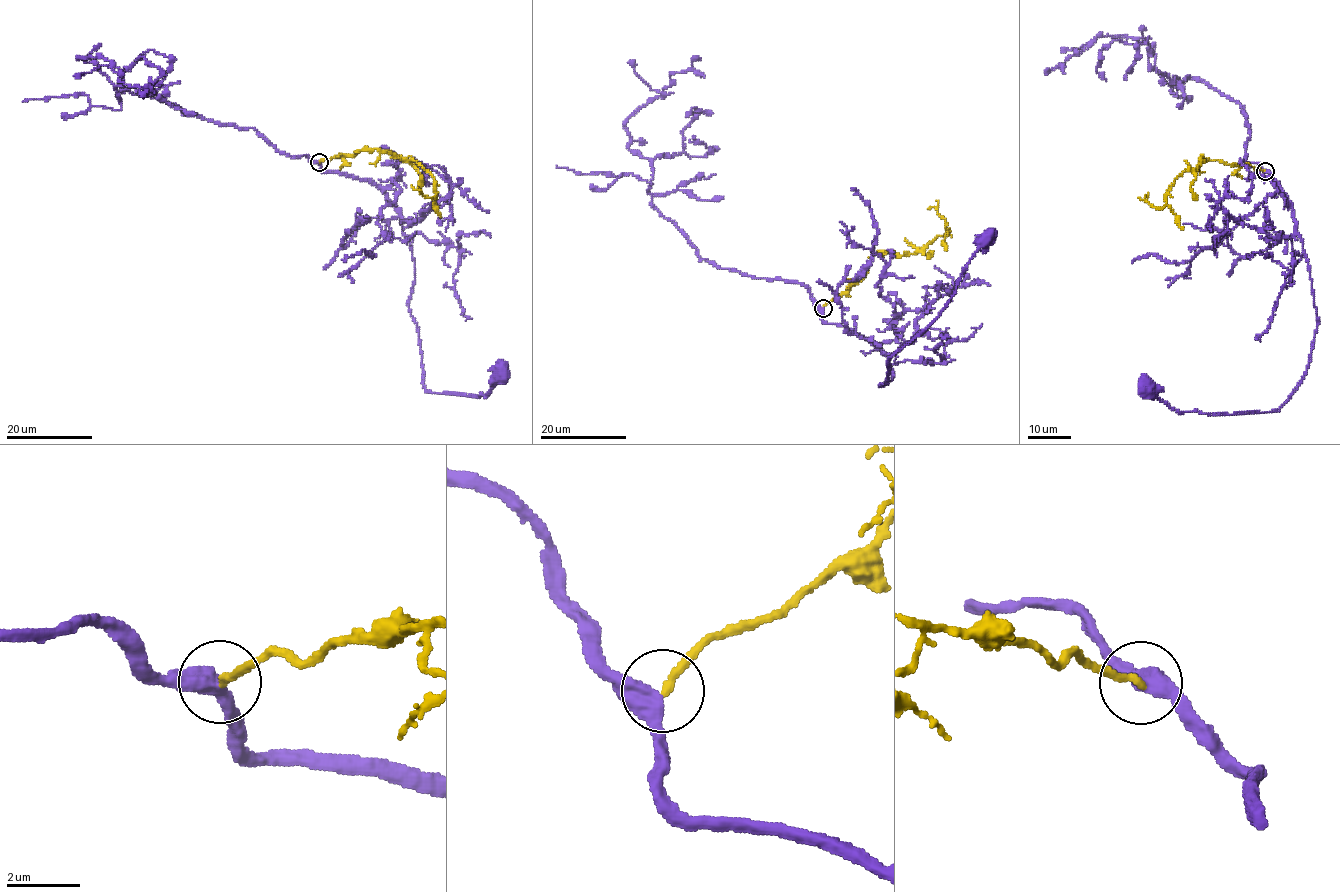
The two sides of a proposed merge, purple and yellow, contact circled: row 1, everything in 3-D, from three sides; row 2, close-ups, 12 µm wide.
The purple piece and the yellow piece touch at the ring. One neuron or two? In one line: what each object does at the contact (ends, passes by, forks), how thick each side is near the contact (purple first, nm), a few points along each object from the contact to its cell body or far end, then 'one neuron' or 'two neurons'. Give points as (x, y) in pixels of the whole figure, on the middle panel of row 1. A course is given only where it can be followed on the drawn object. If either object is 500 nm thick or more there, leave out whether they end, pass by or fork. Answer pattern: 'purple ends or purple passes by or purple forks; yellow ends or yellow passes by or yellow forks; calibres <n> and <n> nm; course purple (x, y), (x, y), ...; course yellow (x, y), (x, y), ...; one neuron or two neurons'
purple passes by; yellow ends; calibres 480 and 200 nm; course purple (823, 308), (824, 321), (871, 340), (888, 357), (893, 376), (885, 384), (887, 360), (941, 311), (987, 238); course yellow (823, 308), (861, 279), (877, 253), (914, 254), (947, 232), (946, 221), (936, 206), (928, 209); one neuron

